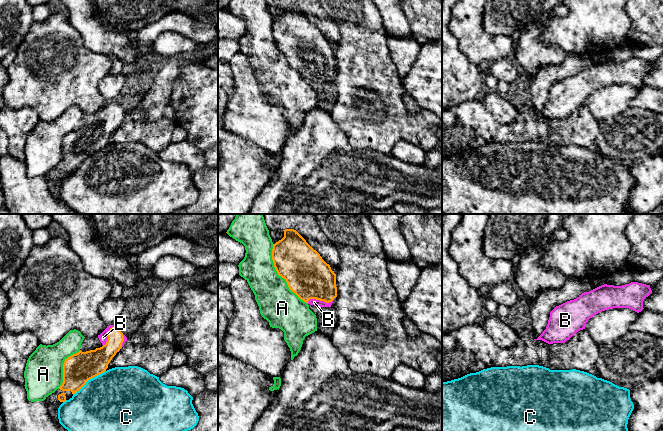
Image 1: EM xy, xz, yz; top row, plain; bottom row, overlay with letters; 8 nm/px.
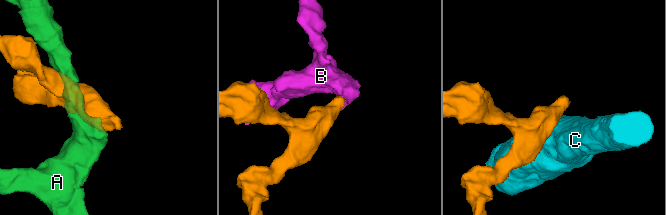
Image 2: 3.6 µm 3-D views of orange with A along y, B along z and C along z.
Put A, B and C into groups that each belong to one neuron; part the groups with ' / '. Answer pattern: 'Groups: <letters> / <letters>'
Groups: A / B / C

